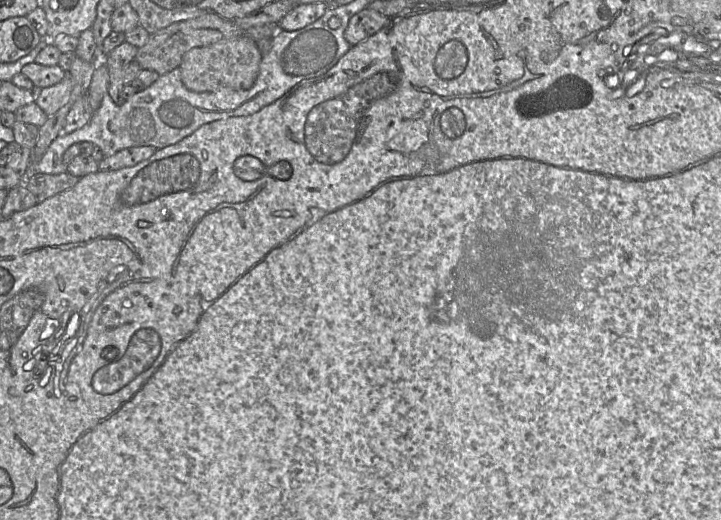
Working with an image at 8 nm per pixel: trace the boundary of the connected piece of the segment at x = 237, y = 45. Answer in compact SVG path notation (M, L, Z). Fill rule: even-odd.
M249 37L220 41L187 52L179 67L181 79L184 86L193 92L249 90L258 77L261 58L257 43Z

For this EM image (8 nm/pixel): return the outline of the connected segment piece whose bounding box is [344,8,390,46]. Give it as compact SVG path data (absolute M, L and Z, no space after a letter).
M365 8L352 16L344 32L344 38L354 46L374 35L389 23L387 16Z

